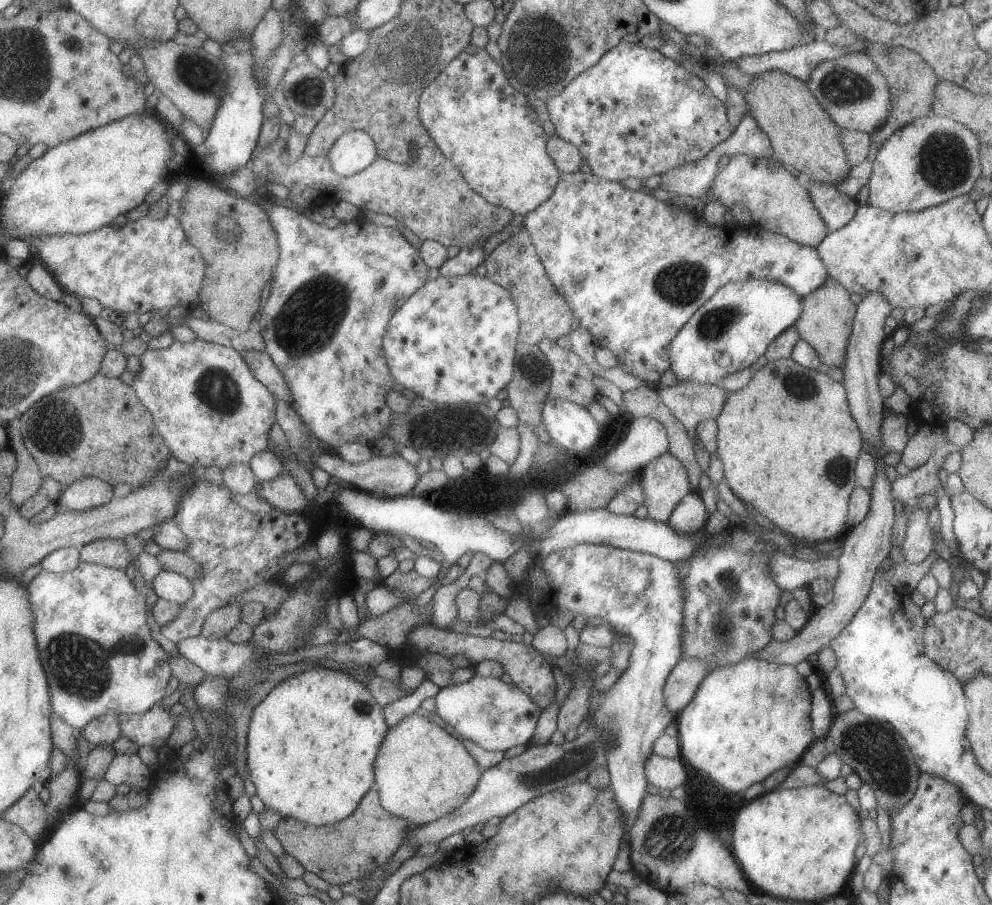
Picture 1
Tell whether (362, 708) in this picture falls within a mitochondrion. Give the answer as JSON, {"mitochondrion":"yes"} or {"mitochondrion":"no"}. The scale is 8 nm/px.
{"mitochondrion":"yes"}

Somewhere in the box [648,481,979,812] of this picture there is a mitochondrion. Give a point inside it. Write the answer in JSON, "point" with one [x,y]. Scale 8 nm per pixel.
{"point":[870,746]}

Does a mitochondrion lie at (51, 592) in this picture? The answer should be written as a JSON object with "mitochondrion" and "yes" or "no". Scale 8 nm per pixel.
{"mitochondrion":"no"}

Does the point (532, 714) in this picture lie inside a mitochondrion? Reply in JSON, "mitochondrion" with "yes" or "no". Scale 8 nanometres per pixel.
{"mitochondrion":"no"}

